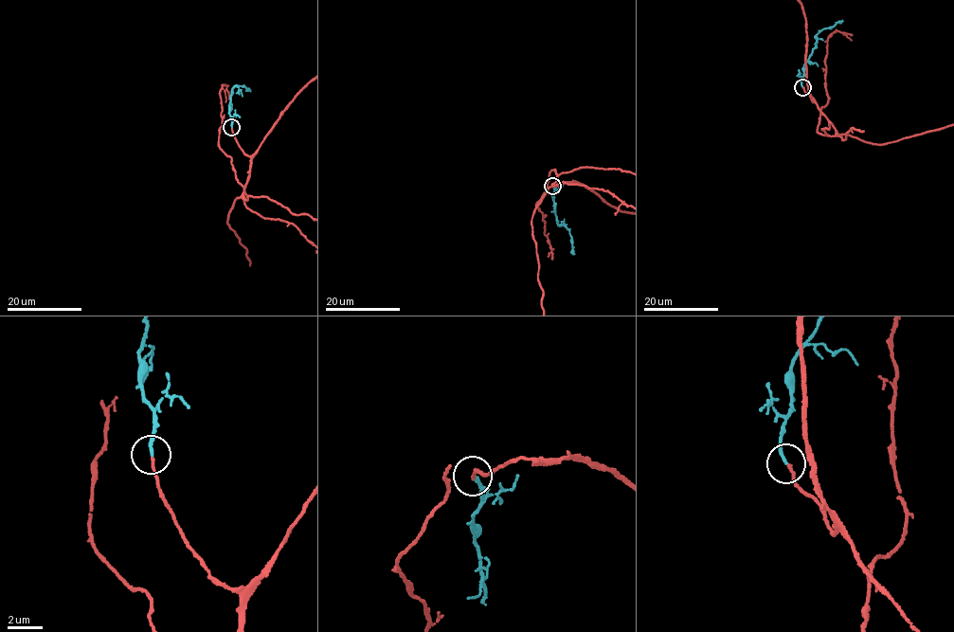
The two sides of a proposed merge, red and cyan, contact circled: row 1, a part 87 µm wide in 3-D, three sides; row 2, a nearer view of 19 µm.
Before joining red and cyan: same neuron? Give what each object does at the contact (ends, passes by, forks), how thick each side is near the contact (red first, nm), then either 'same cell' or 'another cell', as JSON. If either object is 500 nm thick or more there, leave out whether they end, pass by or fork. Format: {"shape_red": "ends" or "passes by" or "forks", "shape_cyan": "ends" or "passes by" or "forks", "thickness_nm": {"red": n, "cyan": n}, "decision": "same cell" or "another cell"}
{"shape_red": "ends", "shape_cyan": "ends", "thickness_nm": {"red": 150, "cyan": 180}, "decision": "same cell"}

